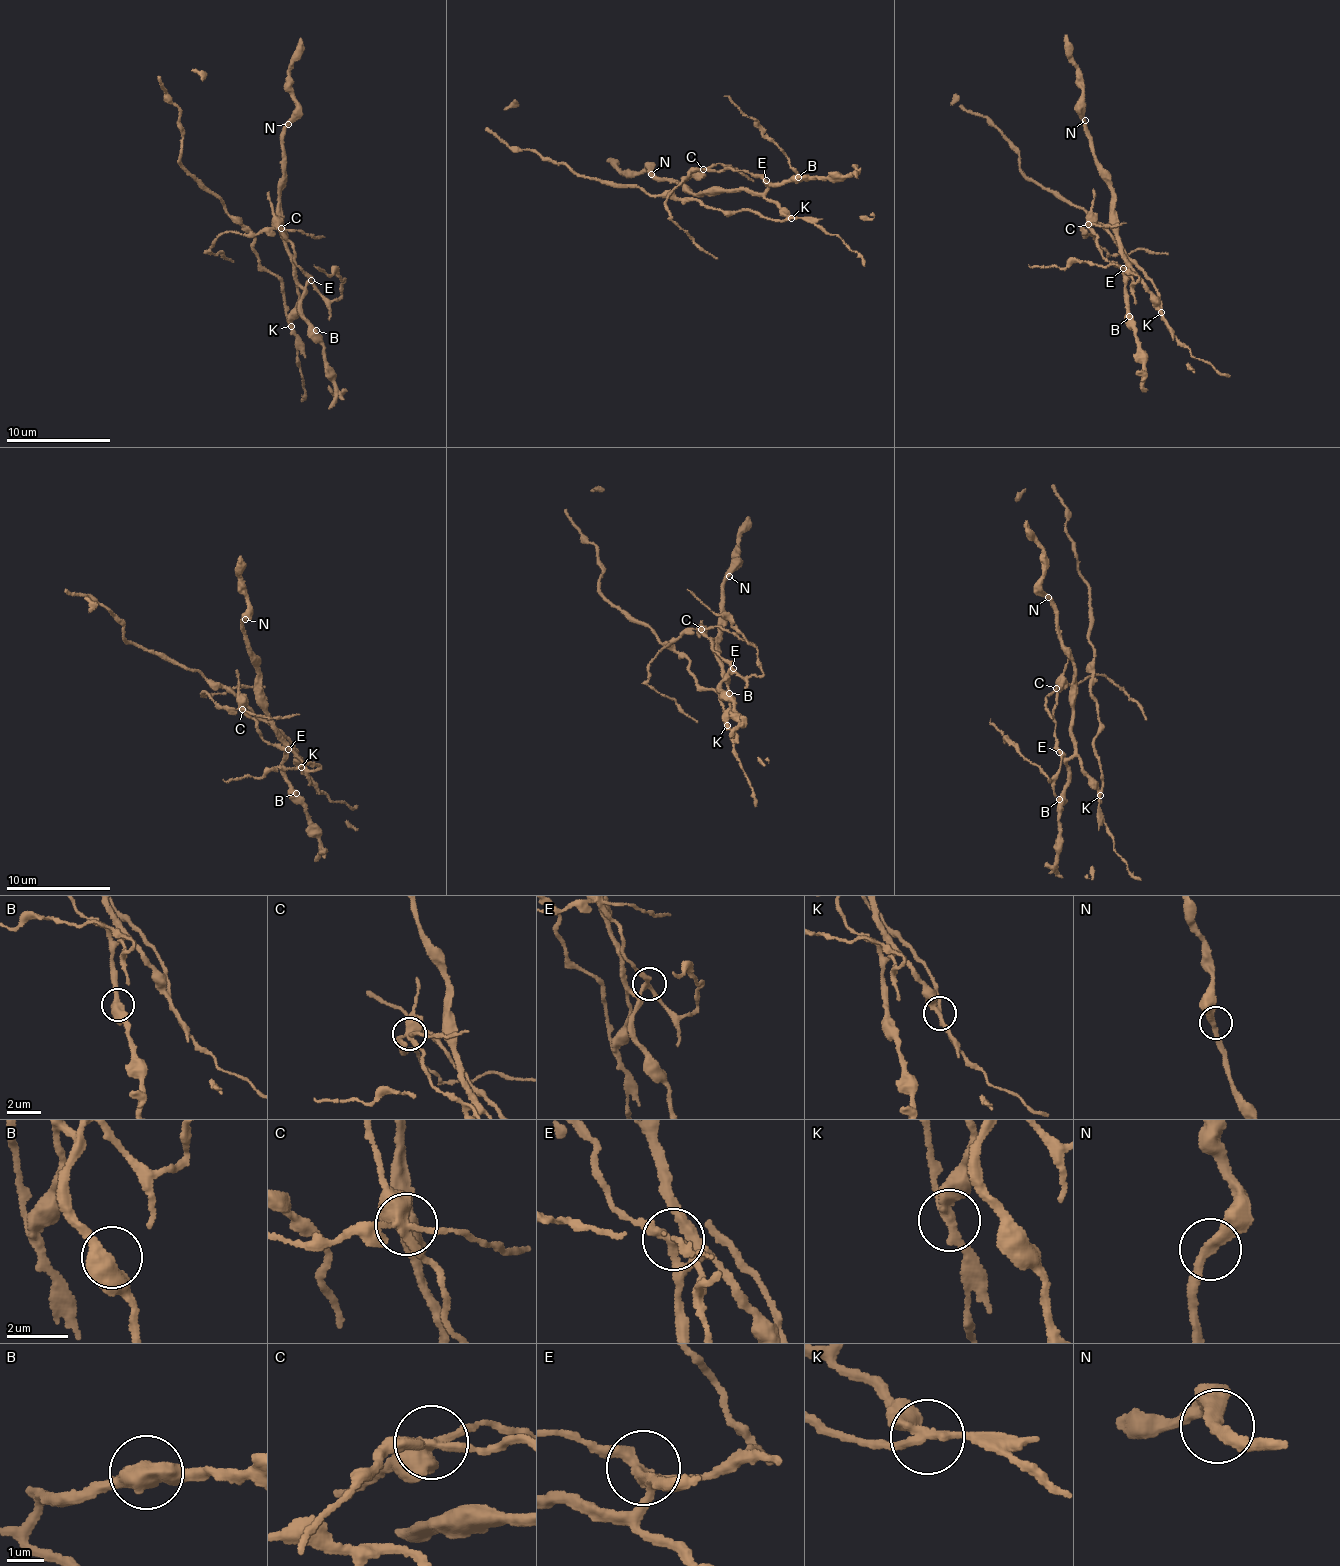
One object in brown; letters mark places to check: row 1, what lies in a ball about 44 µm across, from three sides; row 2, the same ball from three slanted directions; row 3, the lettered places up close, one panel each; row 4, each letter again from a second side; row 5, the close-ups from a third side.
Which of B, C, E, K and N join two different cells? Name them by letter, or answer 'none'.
C, K

